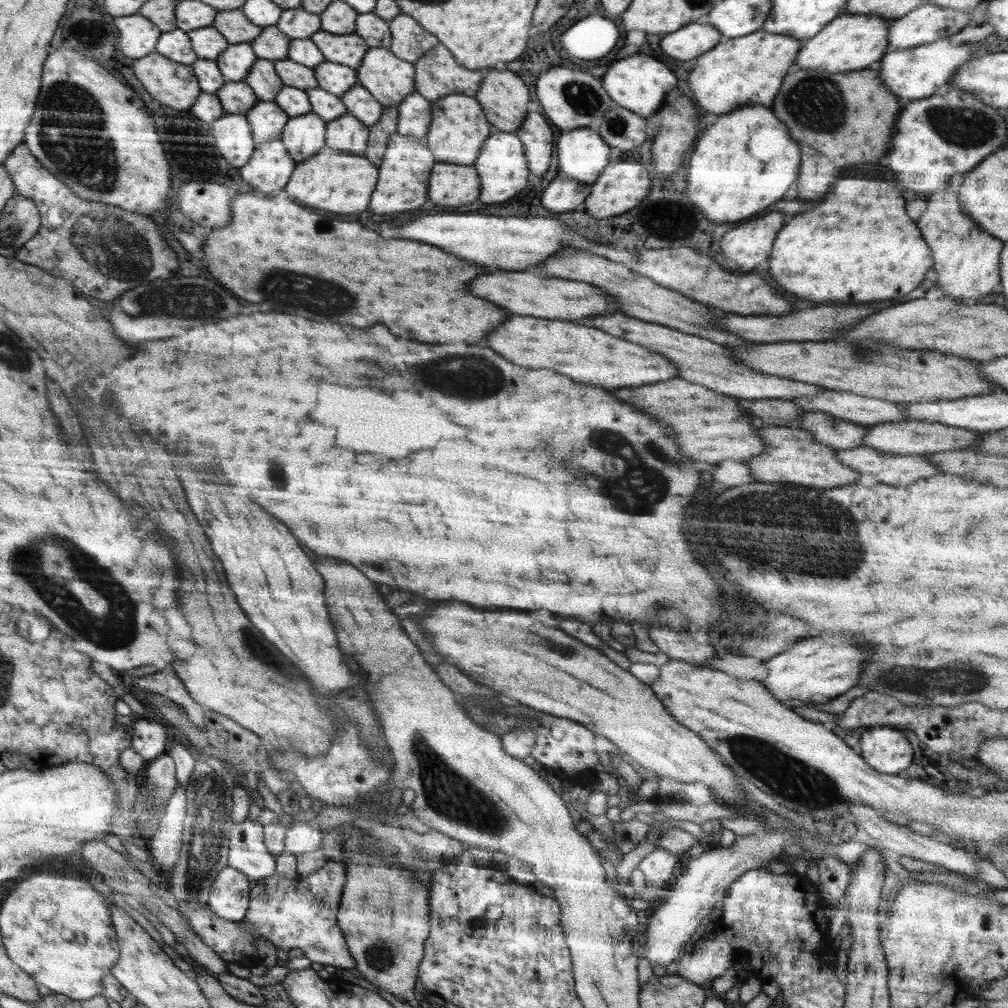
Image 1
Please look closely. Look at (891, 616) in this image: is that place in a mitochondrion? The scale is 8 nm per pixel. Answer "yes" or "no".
no

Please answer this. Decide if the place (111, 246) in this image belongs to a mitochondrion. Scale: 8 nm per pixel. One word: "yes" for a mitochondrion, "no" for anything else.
yes

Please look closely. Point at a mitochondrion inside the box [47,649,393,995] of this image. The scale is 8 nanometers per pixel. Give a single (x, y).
(208, 809)

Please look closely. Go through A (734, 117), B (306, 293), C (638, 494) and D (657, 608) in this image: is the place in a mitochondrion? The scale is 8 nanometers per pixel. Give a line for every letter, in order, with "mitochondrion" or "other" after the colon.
A: other
B: mitochondrion
C: mitochondrion
D: mitochondrion

